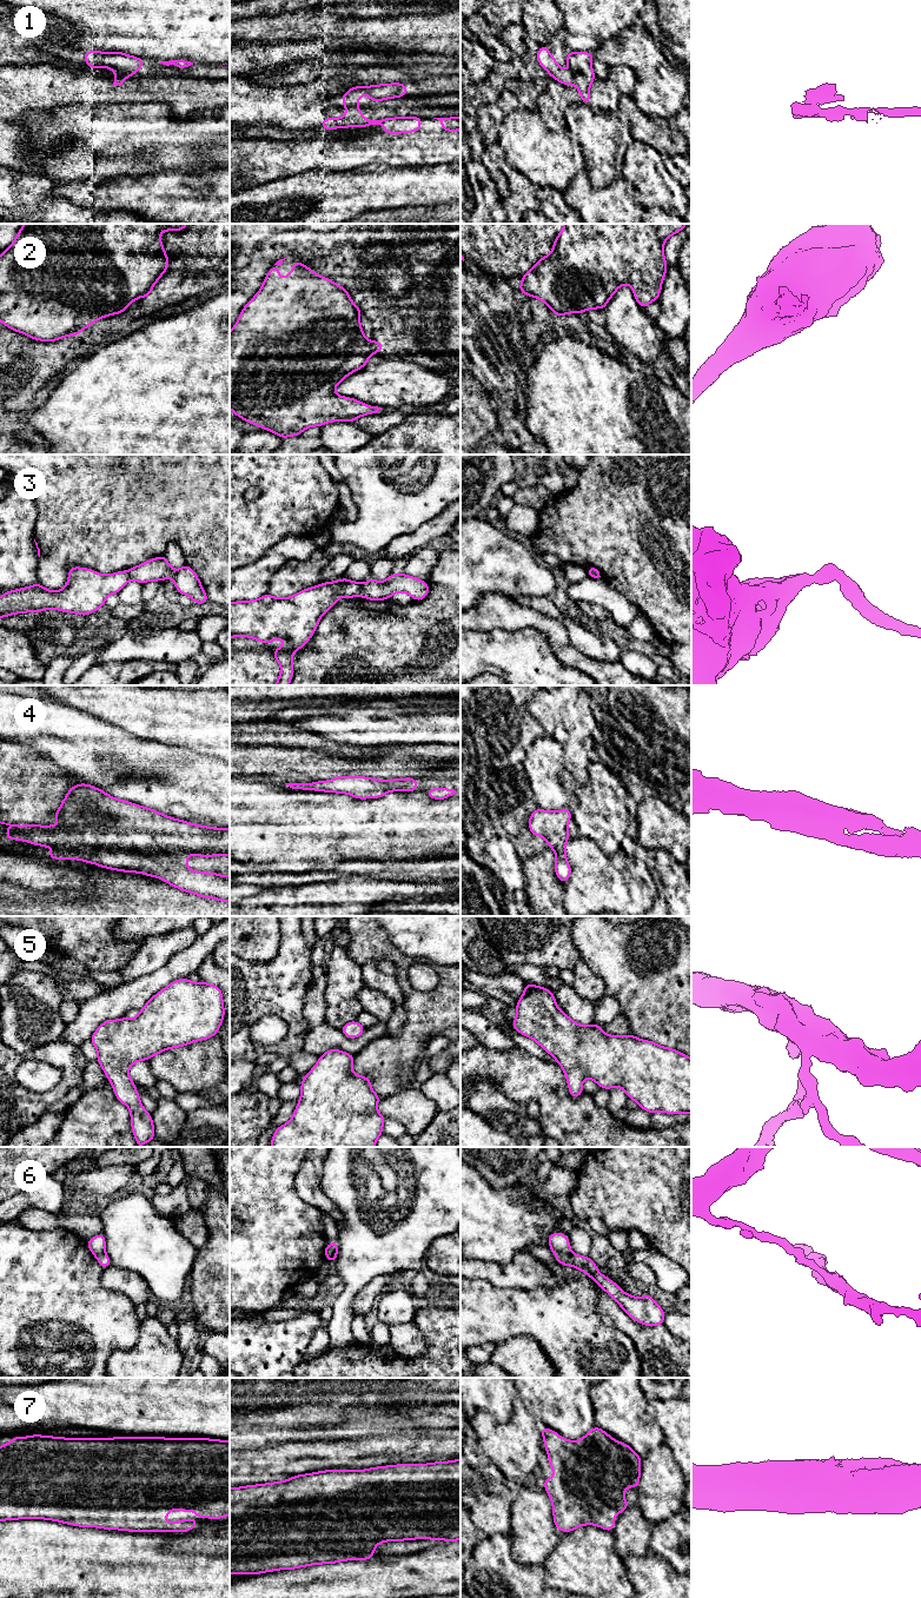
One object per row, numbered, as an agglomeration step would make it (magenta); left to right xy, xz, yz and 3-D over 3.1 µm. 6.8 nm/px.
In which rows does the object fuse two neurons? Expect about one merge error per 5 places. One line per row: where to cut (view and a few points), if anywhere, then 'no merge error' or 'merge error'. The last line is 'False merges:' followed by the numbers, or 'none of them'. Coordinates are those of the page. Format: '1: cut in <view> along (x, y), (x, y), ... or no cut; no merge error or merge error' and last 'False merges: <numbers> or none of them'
1: cut in yz along (570, 73), (575, 84); merge error
2: no cut; no merge error
3: cut in xz along (362, 584), (359, 595); merge error
4: no cut; no merge error
5: no cut; no merge error
6: cut in yz along (570, 1252), (555, 1254); merge error
7: no cut; no merge error
False merges: 1, 3, 6

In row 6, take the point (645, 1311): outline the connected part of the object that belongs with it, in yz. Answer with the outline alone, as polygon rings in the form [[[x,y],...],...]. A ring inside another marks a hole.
[[[556,1253],[555,1259],[559,1265],[572,1266],[588,1274],[637,1322],[644,1326],[663,1325],[665,1312],[648,1293],[643,1298],[624,1293],[617,1284],[598,1272],[590,1256]]]

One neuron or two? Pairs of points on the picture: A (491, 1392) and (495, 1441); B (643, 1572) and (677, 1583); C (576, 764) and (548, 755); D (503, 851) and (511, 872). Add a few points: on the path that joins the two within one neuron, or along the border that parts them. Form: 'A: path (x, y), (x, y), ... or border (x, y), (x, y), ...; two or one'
A: border (515, 1398), (507, 1421), (477, 1410); two
B: path (651, 1577), (657, 1583), (669, 1583); one
C: border (550, 737), (561, 747), (564, 762); two
D: path (503, 856), (503, 862), (507, 867); one

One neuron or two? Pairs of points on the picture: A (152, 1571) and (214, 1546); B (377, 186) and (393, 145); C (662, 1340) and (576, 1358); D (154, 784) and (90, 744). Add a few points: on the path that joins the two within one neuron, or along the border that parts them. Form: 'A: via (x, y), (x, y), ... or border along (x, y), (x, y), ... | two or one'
A: border along (169, 1546), (180, 1552), (217, 1556) | two
B: border along (413, 165), (389, 166), (365, 164), (359, 167) | two
C: border along (616, 1327), (631, 1339), (641, 1365) | two
D: via (151, 767), (134, 750), (121, 744), (110, 744) | one

